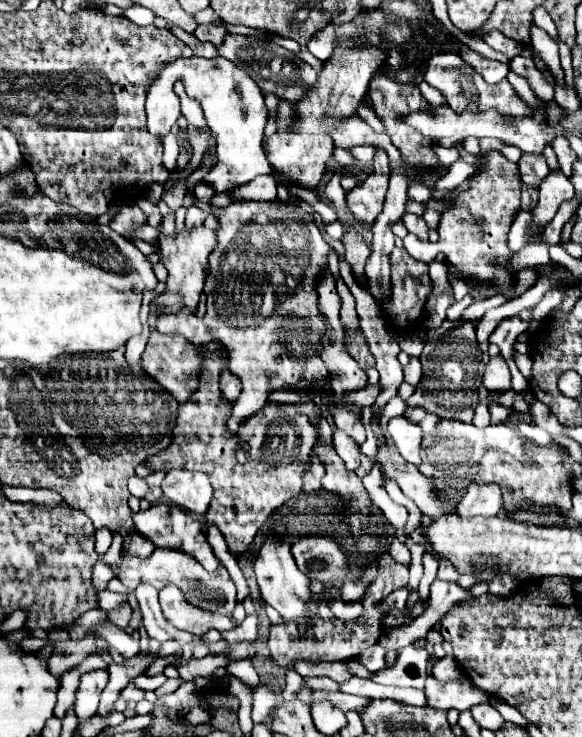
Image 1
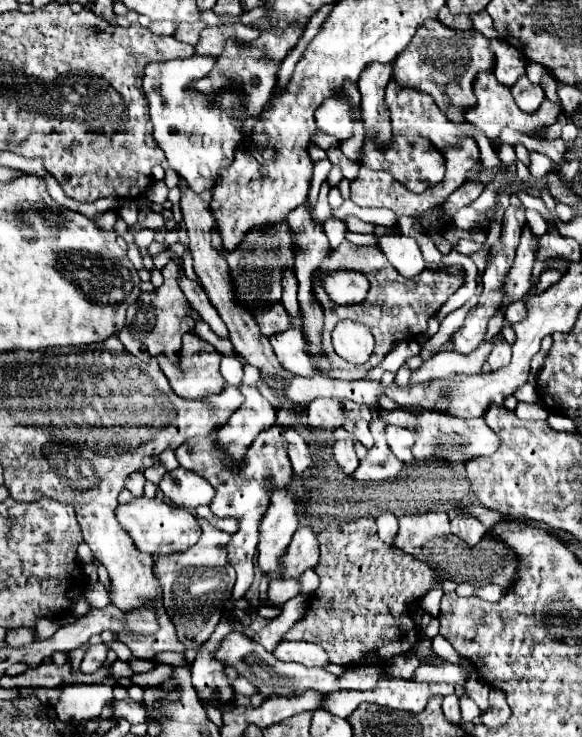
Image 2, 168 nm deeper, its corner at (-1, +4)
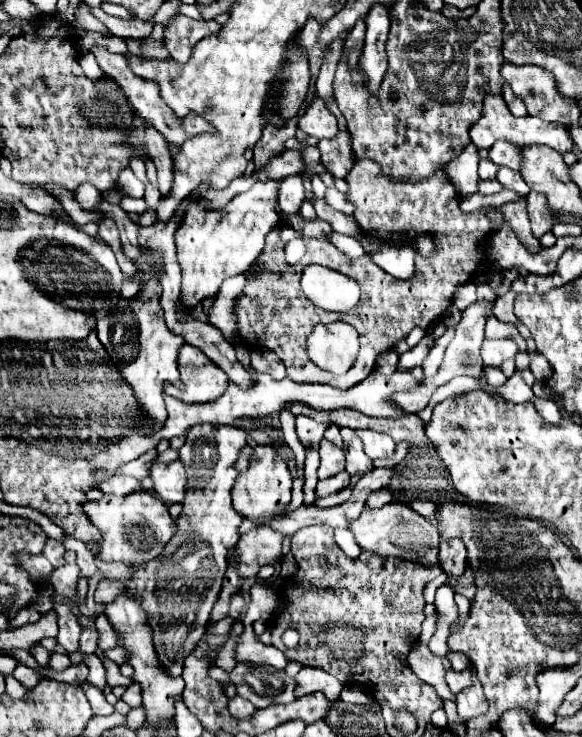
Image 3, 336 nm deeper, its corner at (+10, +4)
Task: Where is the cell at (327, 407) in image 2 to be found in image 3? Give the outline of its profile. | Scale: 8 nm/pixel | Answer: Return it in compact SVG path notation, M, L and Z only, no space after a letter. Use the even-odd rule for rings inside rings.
M296 417L296 433L298 433L298 441L306 447L306 449L318 449L324 429L328 425L324 423L316 423L314 419L308 417Z

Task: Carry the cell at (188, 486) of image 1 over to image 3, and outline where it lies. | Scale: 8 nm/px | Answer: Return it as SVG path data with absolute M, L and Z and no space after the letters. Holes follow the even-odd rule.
M180 459L166 463L166 465L164 463L152 465L150 477L154 481L154 491L156 491L158 499L162 499L168 505L184 501L186 471L184 471L184 465L180 463Z

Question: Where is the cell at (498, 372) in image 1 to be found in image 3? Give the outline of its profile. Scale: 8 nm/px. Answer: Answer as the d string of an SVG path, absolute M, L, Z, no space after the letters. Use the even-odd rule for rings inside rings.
M484 339L484 347L482 347L482 361L486 365L502 365L502 361L512 359L518 353L518 345L510 339L502 339L502 341L490 341Z

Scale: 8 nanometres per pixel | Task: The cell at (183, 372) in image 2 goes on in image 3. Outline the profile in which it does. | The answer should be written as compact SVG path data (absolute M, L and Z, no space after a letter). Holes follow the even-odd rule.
M192 345L180 347L178 369L180 379L184 381L184 391L168 387L168 395L184 403L208 403L212 399L218 399L230 383L228 375Z

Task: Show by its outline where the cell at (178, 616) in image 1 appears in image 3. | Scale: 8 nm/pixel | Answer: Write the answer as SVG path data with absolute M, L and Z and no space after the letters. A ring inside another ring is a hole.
M18 663L16 671L14 671L14 677L16 677L24 687L28 687L28 689L36 687L36 685L42 681L42 677L40 677L37 672L26 665L22 665L22 663Z

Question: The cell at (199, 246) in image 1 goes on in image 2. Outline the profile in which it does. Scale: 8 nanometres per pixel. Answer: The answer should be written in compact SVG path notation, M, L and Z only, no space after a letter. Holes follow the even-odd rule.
M175 261L167 263L163 267L163 285L155 291L153 299L155 299L155 325L151 331L145 331L145 333L137 333L137 331L119 331L117 337L121 339L121 343L125 345L127 351L131 351L135 357L139 357L141 361L149 363L155 355L159 353L165 353L171 361L177 361L177 351L181 347L181 335L191 331L195 327L195 321L191 317L193 309L189 305L189 301L185 299L181 287L179 287L179 279L183 275L183 267Z

